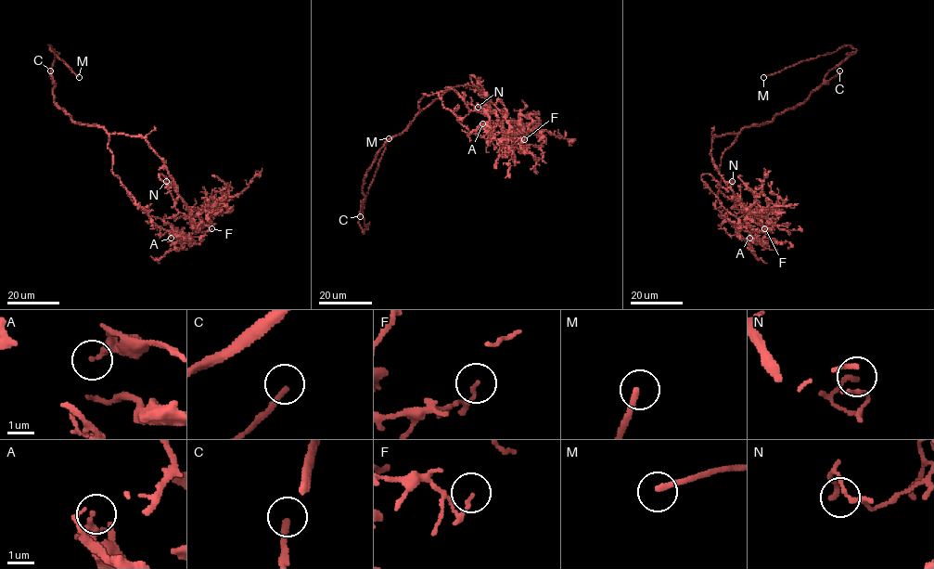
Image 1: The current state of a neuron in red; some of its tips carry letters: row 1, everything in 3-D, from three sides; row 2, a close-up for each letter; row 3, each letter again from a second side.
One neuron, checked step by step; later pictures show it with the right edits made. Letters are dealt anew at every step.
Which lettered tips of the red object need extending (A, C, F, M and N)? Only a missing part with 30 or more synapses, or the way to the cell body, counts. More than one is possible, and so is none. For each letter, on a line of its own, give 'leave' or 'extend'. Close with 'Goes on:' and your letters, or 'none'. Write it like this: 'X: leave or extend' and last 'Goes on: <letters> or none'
A: leave
C: extend
F: leave
M: extend
N: leave
Goes on: C, M

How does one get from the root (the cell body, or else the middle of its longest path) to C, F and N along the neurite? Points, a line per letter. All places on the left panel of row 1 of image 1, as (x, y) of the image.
C: (101, 126), (76, 123), (56, 104), (50, 71)
F: (101, 126), (110, 134), (144, 138), (175, 185), (176, 188), (159, 174), (175, 207), (198, 231), (211, 228)
N: (101, 126), (110, 134), (144, 138), (162, 160), (175, 182), (166, 185), (166, 181)

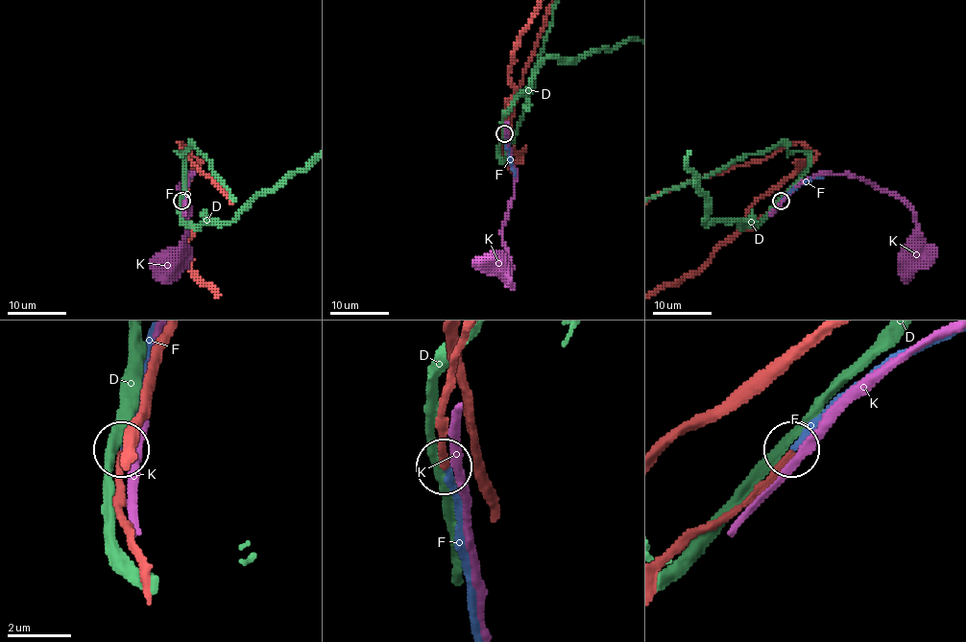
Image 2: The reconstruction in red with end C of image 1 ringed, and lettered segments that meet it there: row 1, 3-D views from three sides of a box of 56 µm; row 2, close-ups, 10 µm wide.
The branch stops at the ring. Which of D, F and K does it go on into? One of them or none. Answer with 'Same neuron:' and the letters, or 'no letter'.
Same neuron: F

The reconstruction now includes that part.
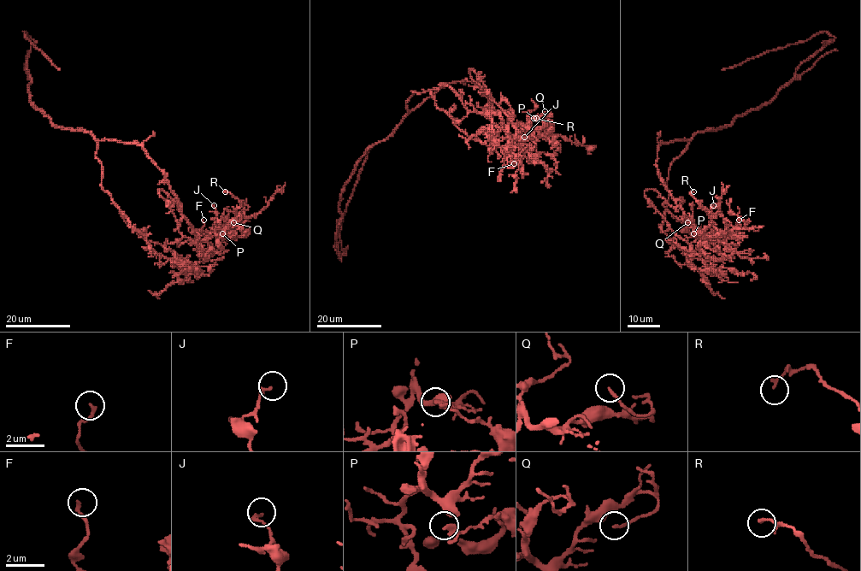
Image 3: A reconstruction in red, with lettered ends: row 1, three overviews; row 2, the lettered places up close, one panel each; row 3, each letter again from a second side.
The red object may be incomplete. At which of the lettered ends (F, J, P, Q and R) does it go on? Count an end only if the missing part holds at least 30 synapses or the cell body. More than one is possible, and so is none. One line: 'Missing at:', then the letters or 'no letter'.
Missing at: no letter

